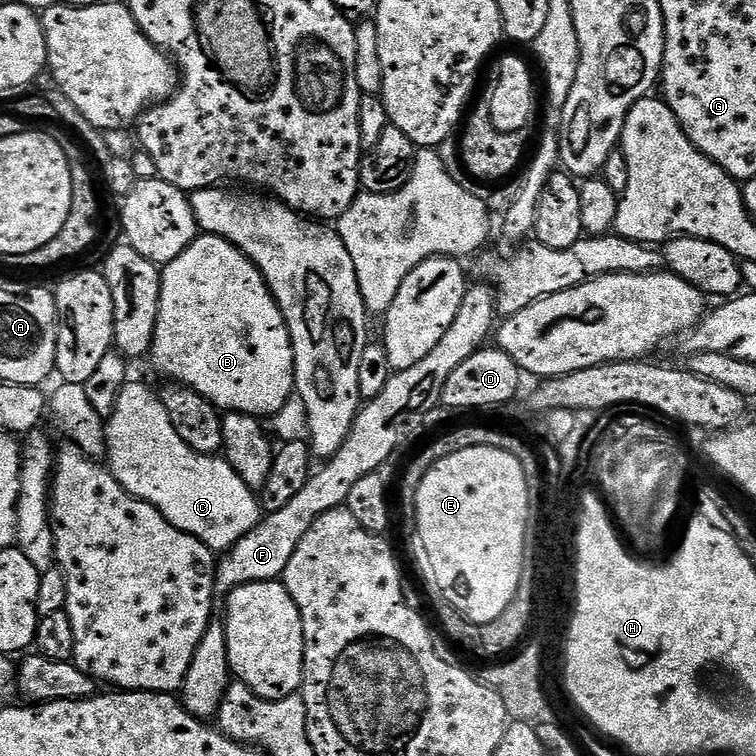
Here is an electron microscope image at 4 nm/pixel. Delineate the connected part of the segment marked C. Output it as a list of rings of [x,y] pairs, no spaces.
[[[135,382],[125,384],[118,394],[112,415],[107,417],[106,431],[106,460],[108,458],[107,463],[116,481],[132,496],[153,504],[162,518],[170,522],[170,526],[198,538],[198,542],[206,545],[211,552],[227,552],[243,536],[250,534],[254,526],[260,524],[262,509],[257,493],[236,473],[232,463],[224,459],[223,455],[207,456],[186,446],[182,434],[174,430],[174,422],[170,422],[170,414],[155,387],[147,388]]]

